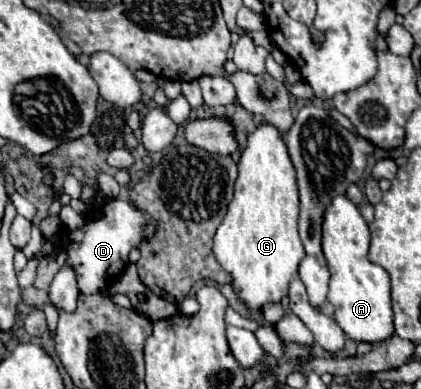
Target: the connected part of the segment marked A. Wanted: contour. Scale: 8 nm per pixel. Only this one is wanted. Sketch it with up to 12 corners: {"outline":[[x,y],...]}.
{"outline":[[347,195],[323,215],[327,301],[355,341],[393,335],[389,273]]}

